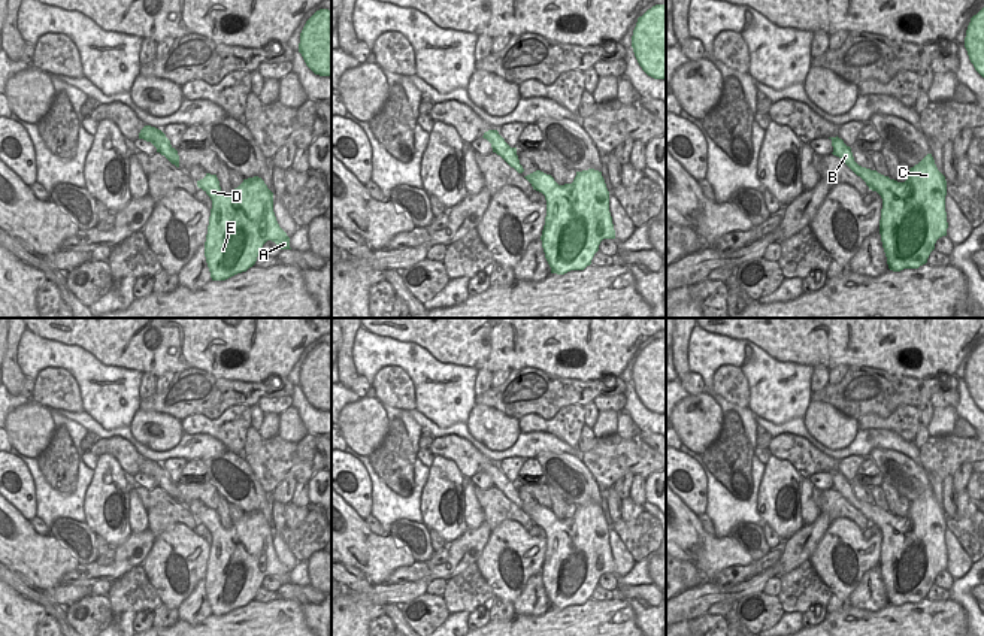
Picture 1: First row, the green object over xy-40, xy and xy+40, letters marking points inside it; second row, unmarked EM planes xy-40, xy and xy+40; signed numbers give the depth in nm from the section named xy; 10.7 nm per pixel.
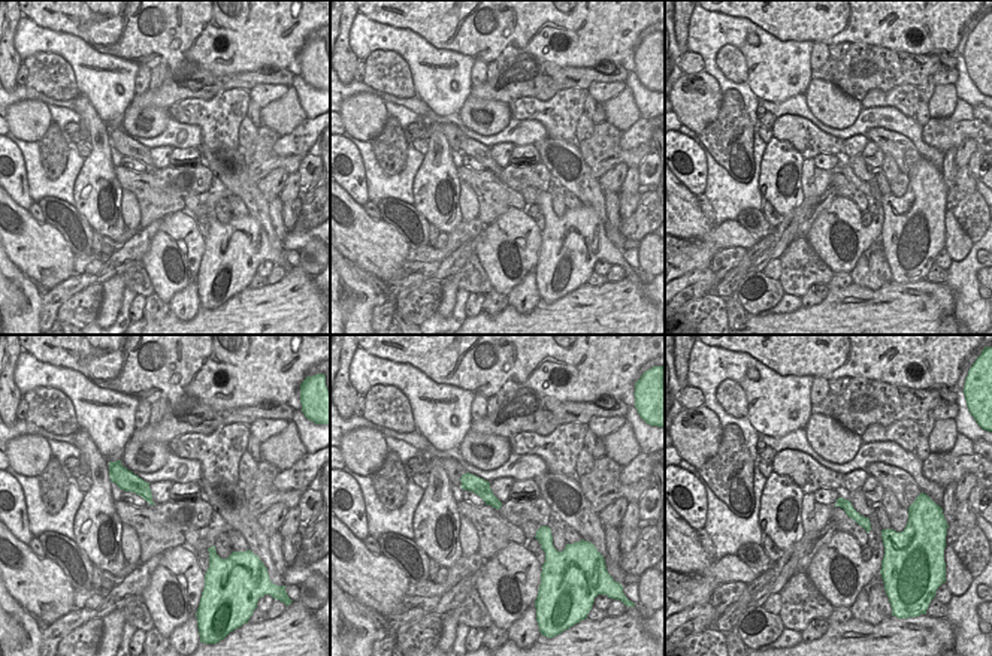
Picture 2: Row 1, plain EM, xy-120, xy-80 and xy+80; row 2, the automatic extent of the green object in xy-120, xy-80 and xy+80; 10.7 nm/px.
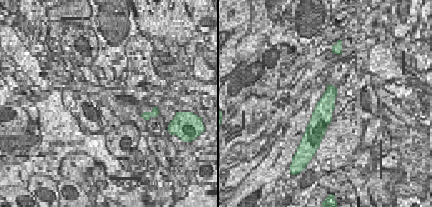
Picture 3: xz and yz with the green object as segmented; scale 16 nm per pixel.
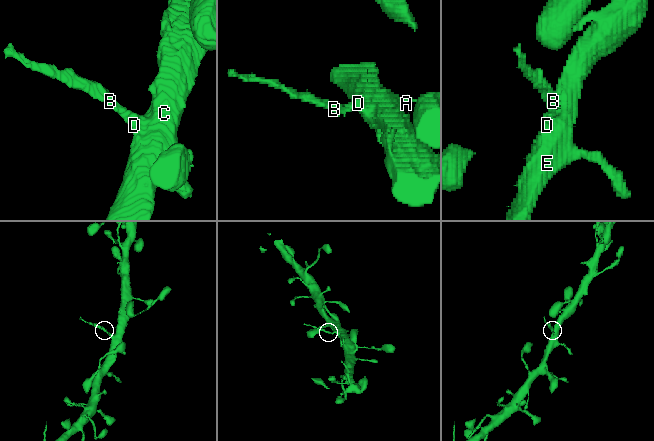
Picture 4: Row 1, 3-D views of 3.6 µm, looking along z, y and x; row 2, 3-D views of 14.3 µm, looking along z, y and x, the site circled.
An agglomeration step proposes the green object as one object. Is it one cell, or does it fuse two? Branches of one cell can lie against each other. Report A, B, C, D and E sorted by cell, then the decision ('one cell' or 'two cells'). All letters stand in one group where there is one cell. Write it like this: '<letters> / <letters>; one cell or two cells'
A C D E / B; two cells

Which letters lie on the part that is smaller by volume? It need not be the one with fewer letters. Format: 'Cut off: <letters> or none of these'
Cut off: B

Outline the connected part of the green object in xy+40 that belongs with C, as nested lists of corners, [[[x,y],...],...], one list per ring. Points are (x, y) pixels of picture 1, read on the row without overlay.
[[[927,488],[909,503],[905,517],[897,517],[874,505],[874,514],[866,520],[882,533],[879,569],[888,603],[900,606],[926,599],[936,575],[947,570],[948,563],[945,546],[947,515],[938,505],[932,488]]]

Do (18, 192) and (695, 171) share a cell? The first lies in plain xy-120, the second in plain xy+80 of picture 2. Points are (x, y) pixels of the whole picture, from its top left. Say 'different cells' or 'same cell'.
same cell

